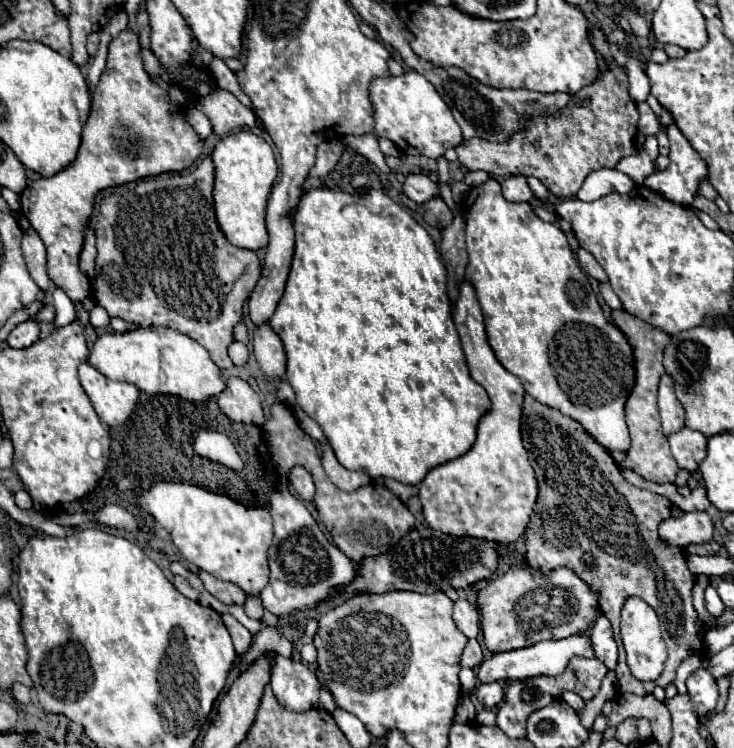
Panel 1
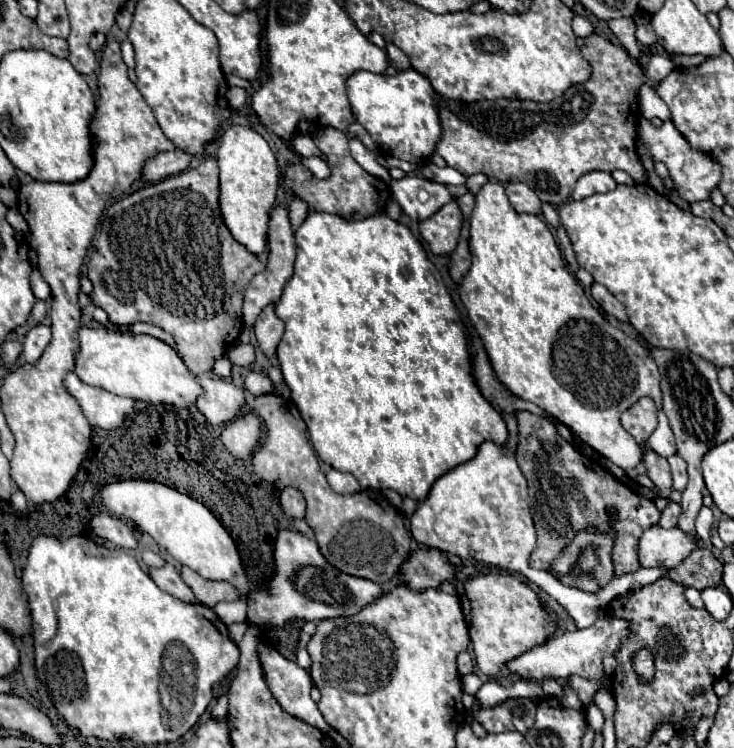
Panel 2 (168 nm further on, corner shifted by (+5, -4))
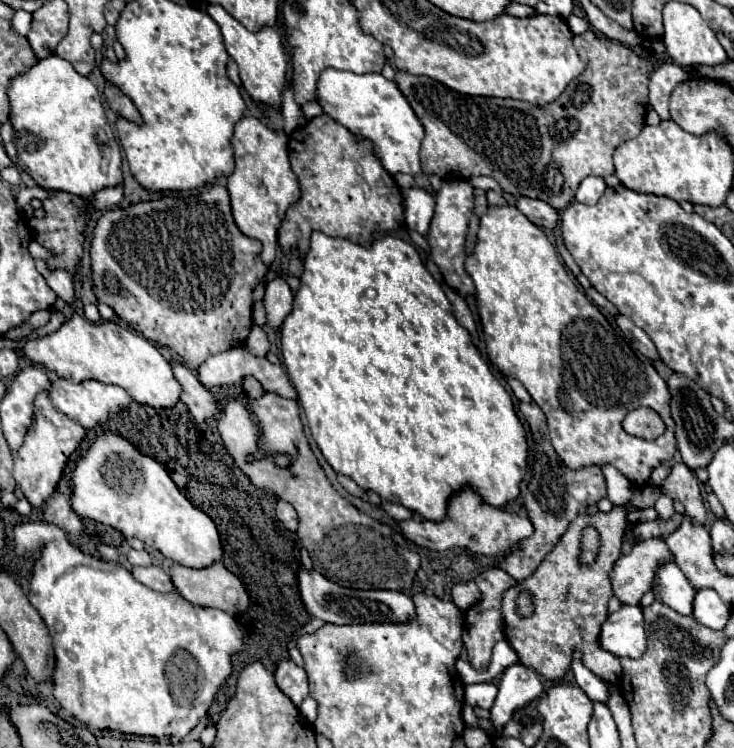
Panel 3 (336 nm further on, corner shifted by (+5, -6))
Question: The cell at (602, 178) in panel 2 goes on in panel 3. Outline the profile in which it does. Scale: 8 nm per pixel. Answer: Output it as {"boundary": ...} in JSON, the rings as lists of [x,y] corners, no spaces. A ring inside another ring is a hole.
{"boundary":[[[585,177],[575,193],[575,201],[579,203],[585,203],[585,205],[593,205],[599,201],[599,197],[603,195],[603,191],[607,189],[607,183],[603,177]]]}

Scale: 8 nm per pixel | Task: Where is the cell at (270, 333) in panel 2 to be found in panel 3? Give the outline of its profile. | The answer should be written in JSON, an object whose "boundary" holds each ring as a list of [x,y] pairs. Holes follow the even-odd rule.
{"boundary":[[[277,277],[267,285],[263,305],[265,305],[265,313],[267,313],[267,327],[271,331],[277,331],[293,309],[293,291],[289,289],[289,285],[283,279]]]}

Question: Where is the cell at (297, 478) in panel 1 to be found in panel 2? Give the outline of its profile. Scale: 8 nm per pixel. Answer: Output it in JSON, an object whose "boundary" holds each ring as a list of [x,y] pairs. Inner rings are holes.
{"boundary":[[[285,487],[281,491],[281,507],[285,511],[287,517],[291,519],[299,519],[299,517],[305,517],[305,499],[303,495],[293,489],[293,487]]]}

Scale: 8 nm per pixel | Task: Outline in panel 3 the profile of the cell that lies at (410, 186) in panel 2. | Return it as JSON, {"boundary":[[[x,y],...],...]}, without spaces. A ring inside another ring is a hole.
{"boundary":[[[409,187],[409,189],[403,189],[401,193],[403,193],[407,227],[425,235],[429,231],[429,223],[435,211],[435,195],[423,187]]]}

